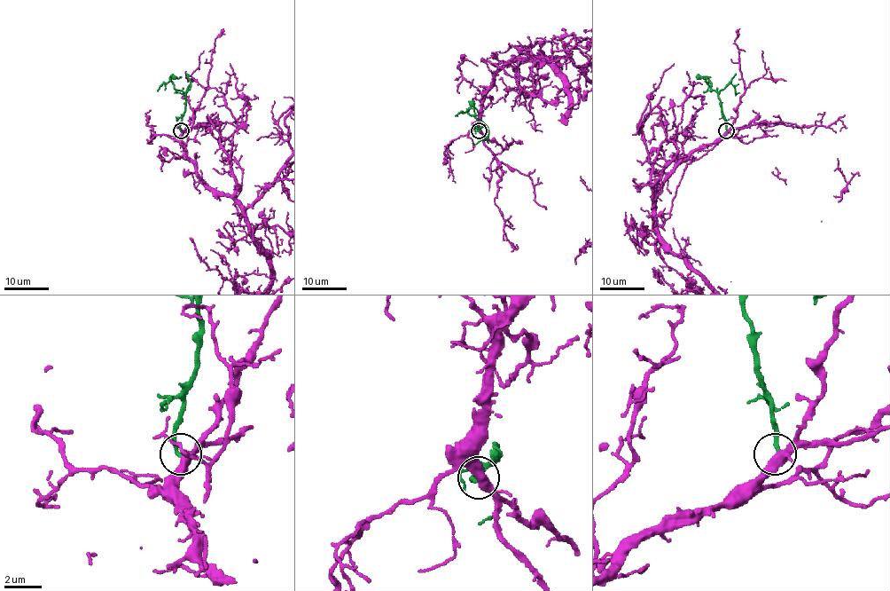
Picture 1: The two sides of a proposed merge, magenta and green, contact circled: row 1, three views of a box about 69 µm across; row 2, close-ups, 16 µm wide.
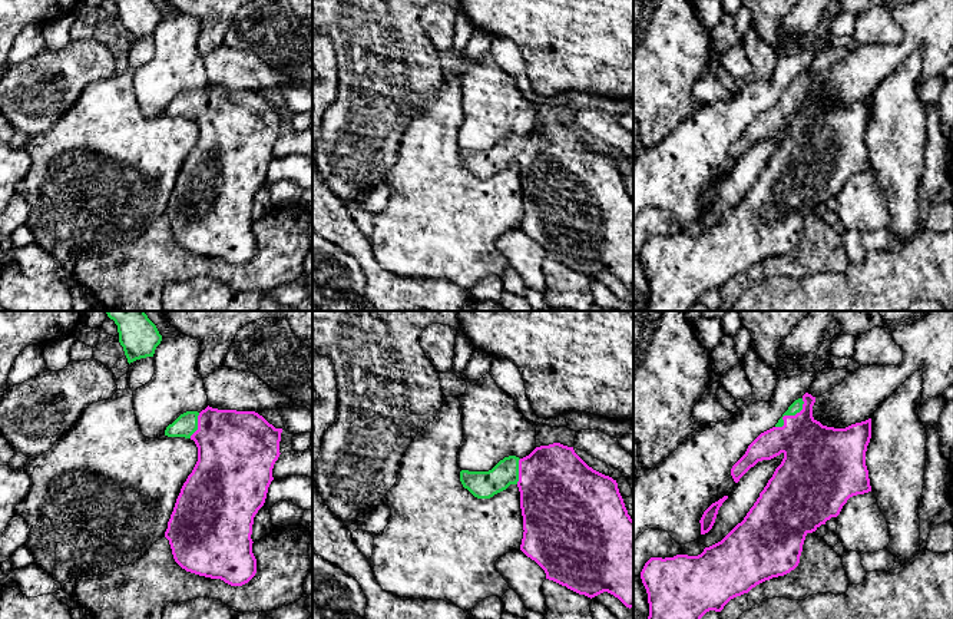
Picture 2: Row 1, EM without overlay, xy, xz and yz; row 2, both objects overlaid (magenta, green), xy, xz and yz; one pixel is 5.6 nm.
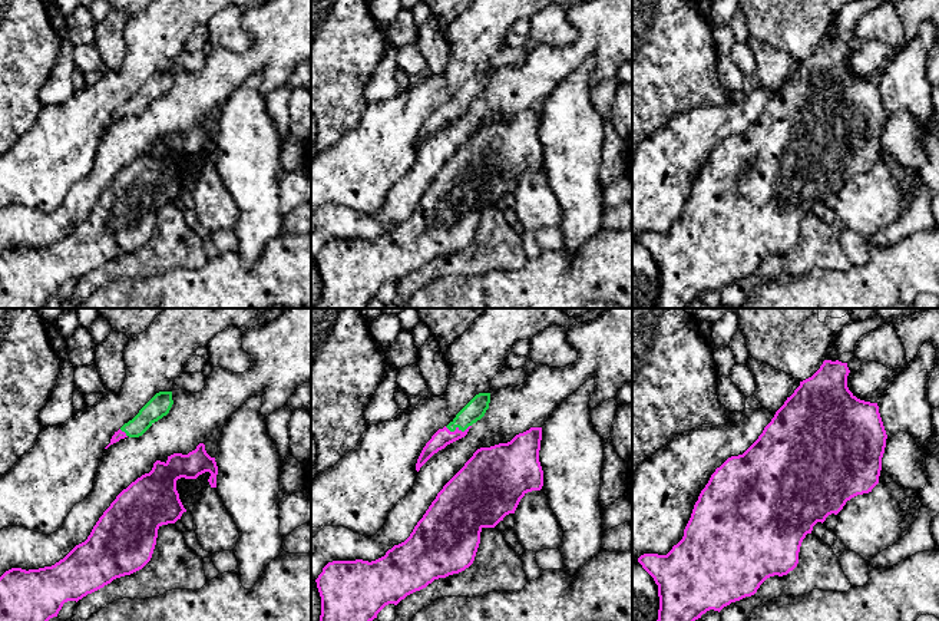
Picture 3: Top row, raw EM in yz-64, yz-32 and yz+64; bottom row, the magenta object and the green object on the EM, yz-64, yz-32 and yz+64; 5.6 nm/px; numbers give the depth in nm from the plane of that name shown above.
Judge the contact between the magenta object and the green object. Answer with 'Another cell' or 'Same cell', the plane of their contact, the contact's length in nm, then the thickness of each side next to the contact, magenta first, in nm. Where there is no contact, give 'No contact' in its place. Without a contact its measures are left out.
Same cell. Touches magenta in yz. Shared border 220 nm. Thickness 340 nm (magenta) against 70 nm

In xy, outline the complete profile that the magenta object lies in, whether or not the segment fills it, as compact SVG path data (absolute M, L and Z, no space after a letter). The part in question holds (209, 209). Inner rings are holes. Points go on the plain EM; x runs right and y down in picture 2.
M209 85L201 92L186 90L166 106L165 115L191 117L198 126L198 140L181 168L165 211L173 238L182 248L231 265L242 265L255 255L252 203L274 159L281 112L282 107L275 107L255 90Z

